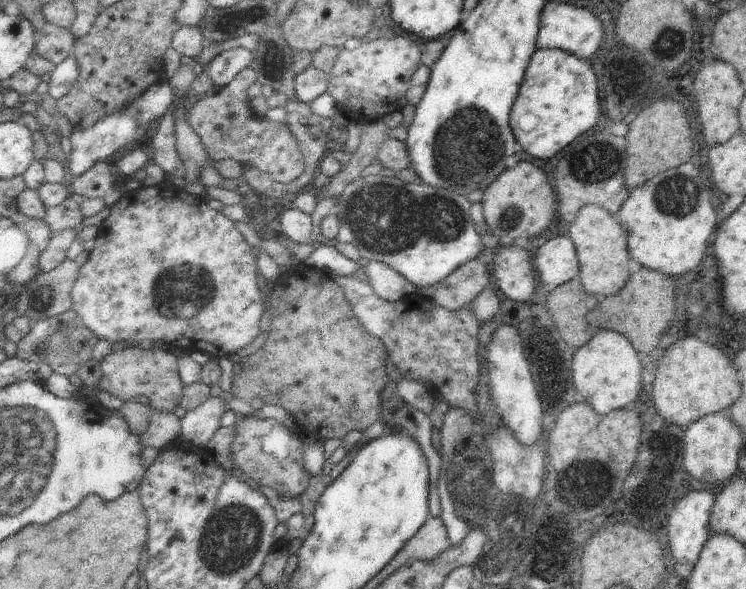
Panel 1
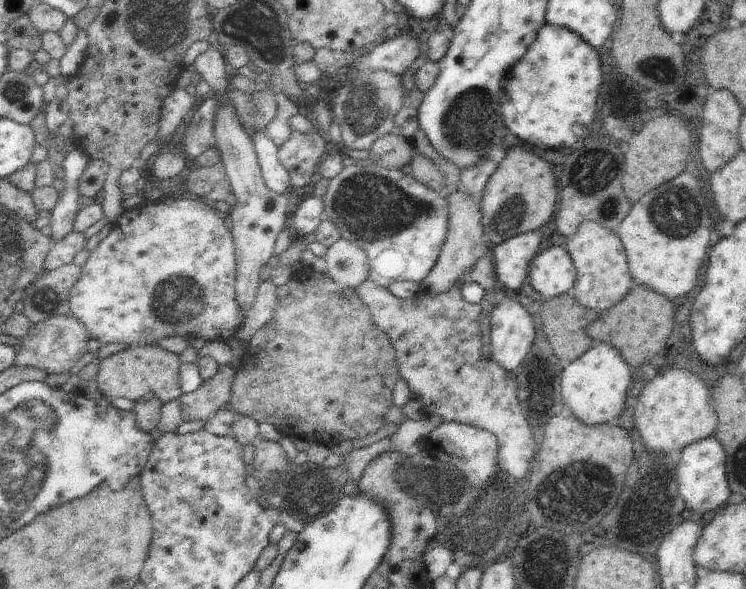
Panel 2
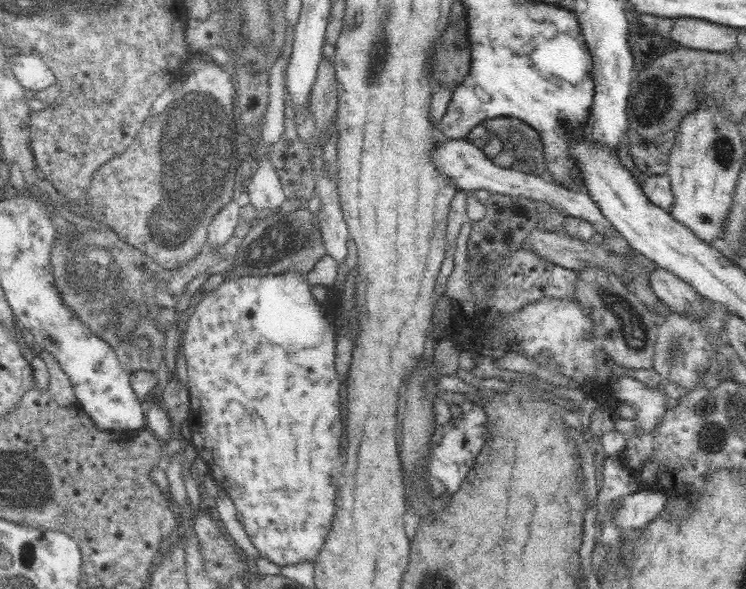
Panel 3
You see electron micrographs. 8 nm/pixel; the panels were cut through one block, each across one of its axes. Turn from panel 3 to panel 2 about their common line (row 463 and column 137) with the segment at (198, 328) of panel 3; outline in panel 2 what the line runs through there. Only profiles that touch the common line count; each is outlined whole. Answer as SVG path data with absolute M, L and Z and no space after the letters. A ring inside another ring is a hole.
M174 198L163 201L160 204L145 201L127 211L120 216L120 220L113 224L112 230L104 238L98 247L93 250L87 259L87 262L81 267L80 280L72 286L69 292L69 314L78 318L89 338L99 340L102 345L127 343L128 345L142 345L146 343L158 342L168 336L183 336L189 338L204 338L206 341L218 340L227 343L230 341L237 330L240 329L246 318L240 314L240 306L236 302L236 276L237 260L235 255L235 246L231 231L224 225L223 215L219 214L209 202L200 198Z

